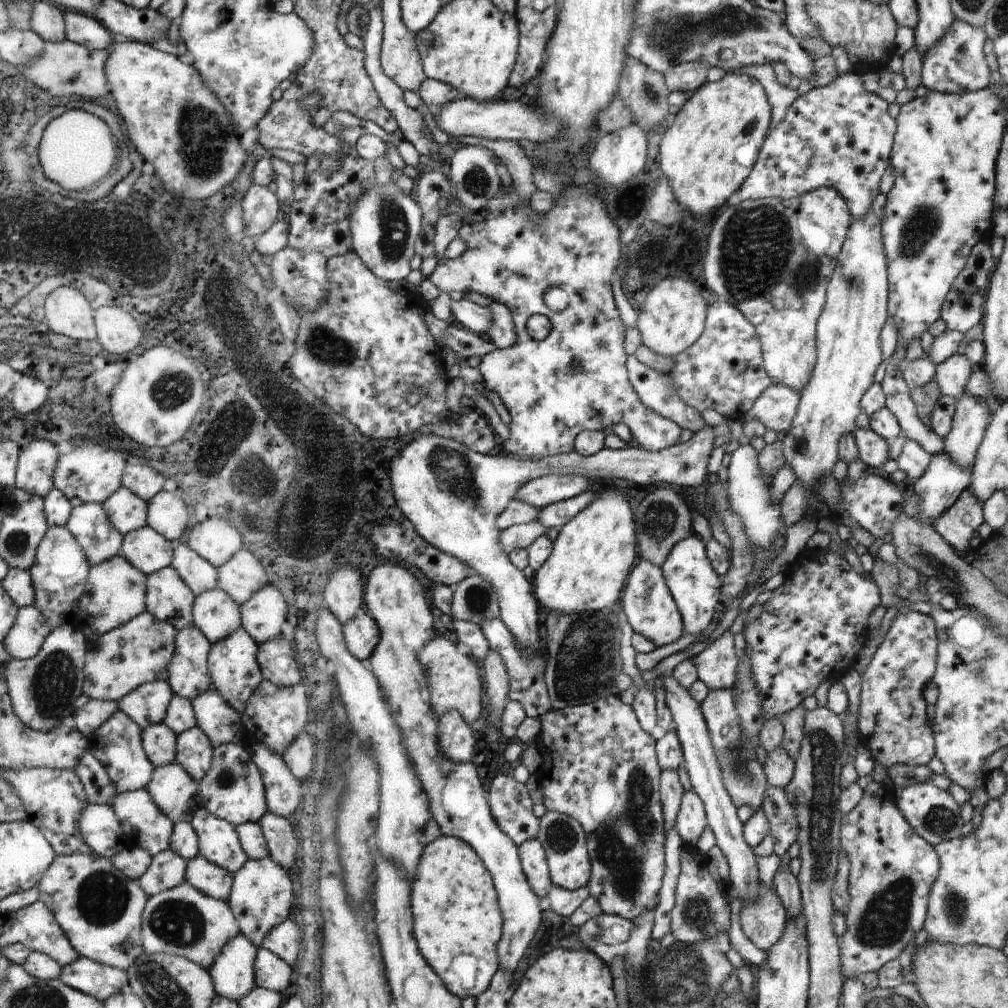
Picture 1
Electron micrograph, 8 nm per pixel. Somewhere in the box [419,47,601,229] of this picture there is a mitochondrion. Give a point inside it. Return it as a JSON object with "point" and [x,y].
{"point":[477,181]}

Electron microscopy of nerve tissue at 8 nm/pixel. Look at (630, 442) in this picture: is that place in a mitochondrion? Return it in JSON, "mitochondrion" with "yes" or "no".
{"mitochondrion":"no"}

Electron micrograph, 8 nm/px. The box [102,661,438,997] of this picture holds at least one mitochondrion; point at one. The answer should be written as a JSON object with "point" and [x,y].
{"point":[175,922]}

